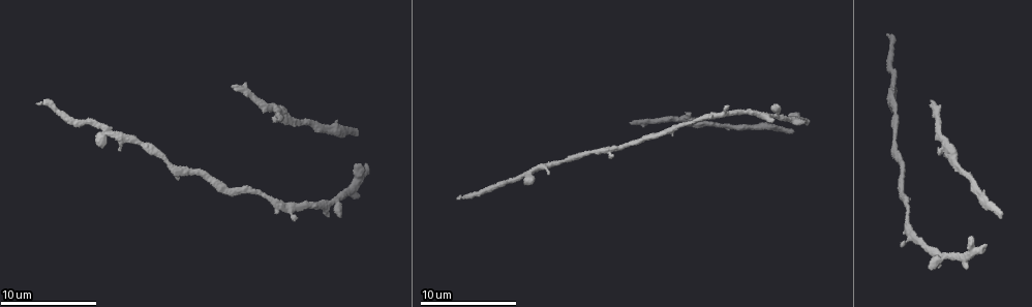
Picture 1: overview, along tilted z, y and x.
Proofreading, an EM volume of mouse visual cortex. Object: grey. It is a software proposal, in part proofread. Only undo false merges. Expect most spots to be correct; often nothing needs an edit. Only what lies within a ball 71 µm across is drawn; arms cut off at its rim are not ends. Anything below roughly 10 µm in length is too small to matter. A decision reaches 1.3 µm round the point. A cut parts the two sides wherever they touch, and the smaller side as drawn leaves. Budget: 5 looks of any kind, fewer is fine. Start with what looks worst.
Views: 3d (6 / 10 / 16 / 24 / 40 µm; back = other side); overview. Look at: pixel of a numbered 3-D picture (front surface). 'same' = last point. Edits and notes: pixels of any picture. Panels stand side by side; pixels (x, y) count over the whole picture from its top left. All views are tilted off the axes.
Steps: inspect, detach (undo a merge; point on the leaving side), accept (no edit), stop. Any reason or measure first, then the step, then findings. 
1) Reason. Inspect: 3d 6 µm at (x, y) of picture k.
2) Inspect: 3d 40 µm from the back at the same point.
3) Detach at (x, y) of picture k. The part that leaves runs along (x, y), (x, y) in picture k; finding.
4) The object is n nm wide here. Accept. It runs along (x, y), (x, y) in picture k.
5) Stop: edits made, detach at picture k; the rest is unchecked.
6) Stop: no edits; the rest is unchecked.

Small branch off a trunk. Inspect: 3d 10 µm at (278, 111) of picture 1.

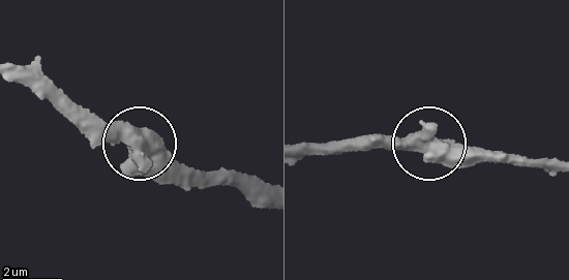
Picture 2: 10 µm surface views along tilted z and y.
Inspect: 3d 10 µm from the back at (133, 144) of picture 2.

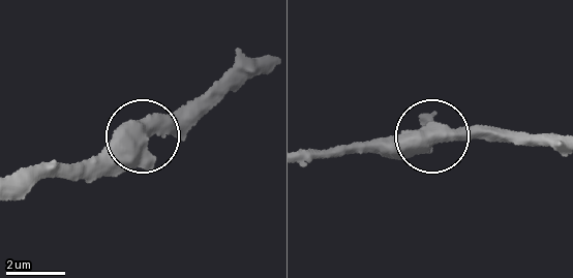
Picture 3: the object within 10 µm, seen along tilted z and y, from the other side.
3 arms meet here. Accept. One cell here.

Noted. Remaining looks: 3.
Calibre changes. Inspect: 3d 16 µm at (215, 186) of picture 1.

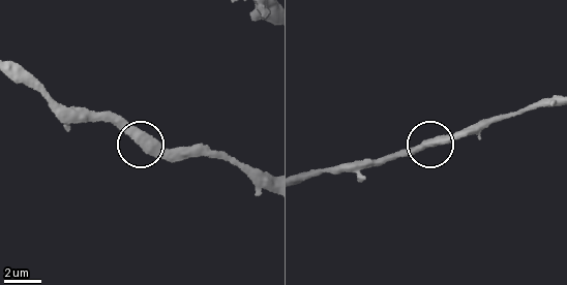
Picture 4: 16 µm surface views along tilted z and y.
Closer look. Inspect: 3d 6 µm at (433, 142) of picture 4.

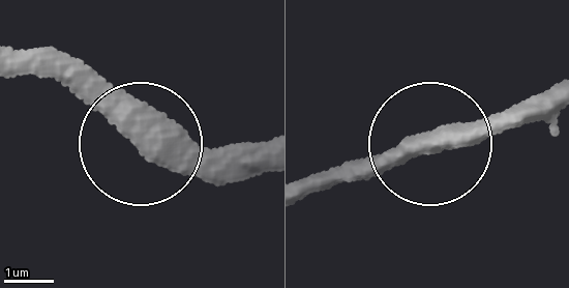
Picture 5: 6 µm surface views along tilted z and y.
The object is 490 nm wide here. Accept. One cell here.

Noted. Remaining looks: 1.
Stop: no edits; the rest is unchecked.

